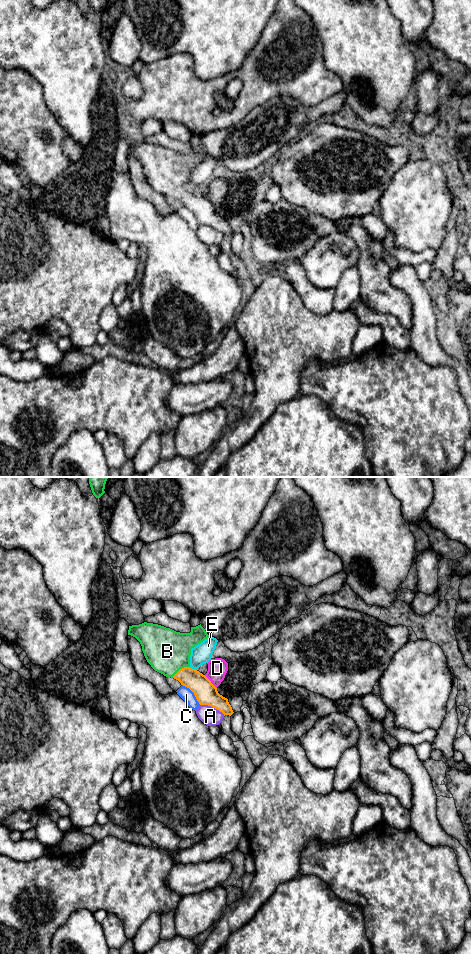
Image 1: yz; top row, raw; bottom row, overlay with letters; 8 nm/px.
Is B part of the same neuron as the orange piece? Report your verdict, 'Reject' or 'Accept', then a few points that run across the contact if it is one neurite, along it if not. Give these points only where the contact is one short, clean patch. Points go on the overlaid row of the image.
Accept. Line: yz (199, 684), (180, 669), (167, 651)

